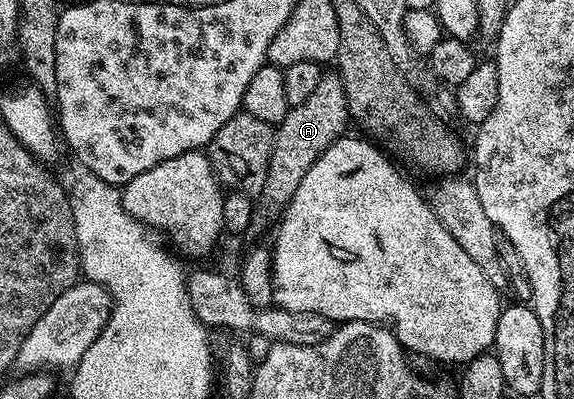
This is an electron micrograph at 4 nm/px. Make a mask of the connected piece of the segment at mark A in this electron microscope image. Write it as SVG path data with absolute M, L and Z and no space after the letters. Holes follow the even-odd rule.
M326 72L319 79L319 87L315 87L315 95L301 111L290 108L289 114L282 119L280 125L283 131L275 131L273 135L273 150L267 167L267 179L263 183L263 191L259 194L259 201L267 208L273 209L276 205L288 206L292 201L295 191L299 191L299 183L303 183L303 175L311 171L315 159L327 151L327 147L334 145L346 132L345 124L350 124L349 104L345 88L340 76L336 72ZM331 103L337 105L331 107ZM337 109L337 111L333 111Z

